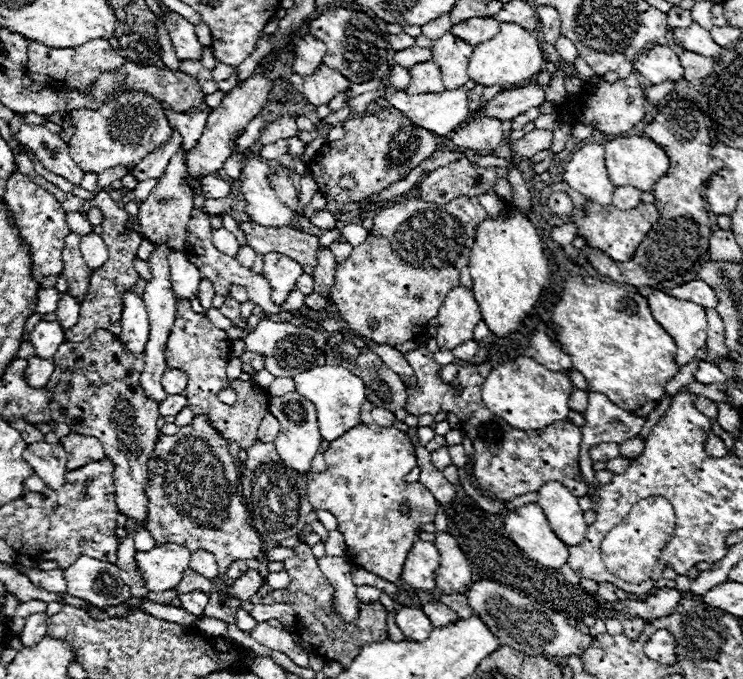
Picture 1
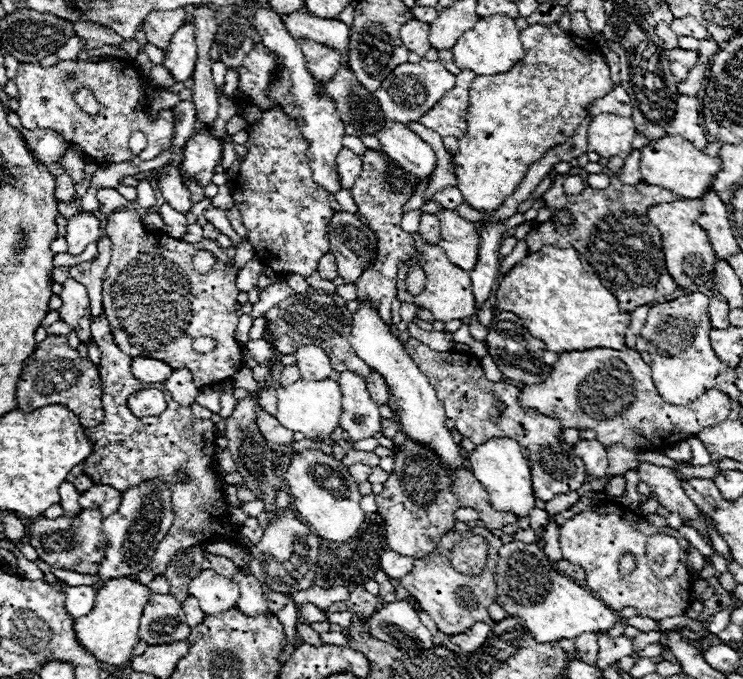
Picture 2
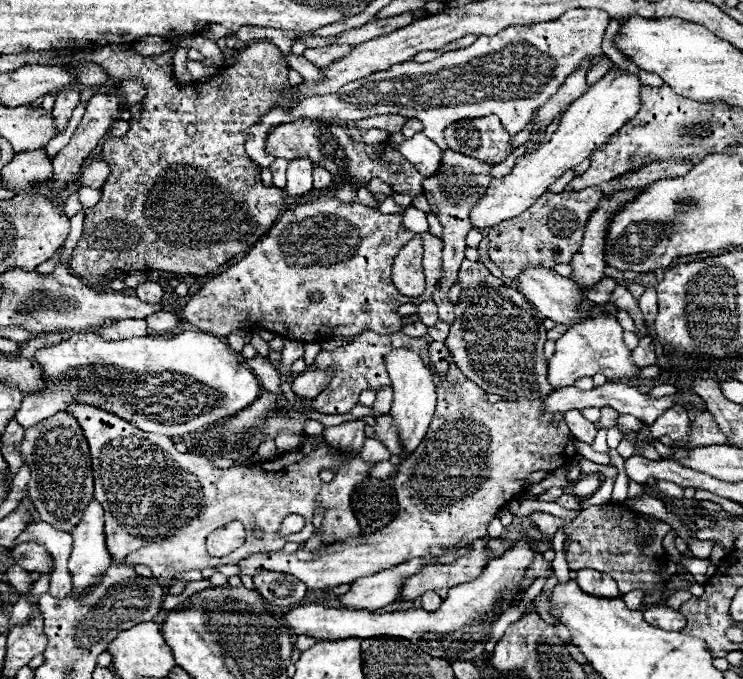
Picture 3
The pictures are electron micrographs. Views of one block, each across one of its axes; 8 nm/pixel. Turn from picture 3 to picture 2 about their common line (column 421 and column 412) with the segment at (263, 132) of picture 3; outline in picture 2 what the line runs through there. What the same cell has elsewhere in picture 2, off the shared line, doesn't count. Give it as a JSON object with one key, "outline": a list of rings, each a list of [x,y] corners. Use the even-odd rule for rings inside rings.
{"outline":[[[422,58],[416,64],[406,62],[402,66],[396,66],[392,74],[382,82],[382,86],[374,92],[374,96],[378,104],[382,104],[382,108],[388,108],[390,118],[400,118],[400,122],[406,124],[418,122],[420,116],[424,116],[430,108],[434,108],[434,104],[438,104],[438,100],[442,100],[442,96],[454,88],[454,84],[456,76],[450,74],[440,62],[430,62]]]}

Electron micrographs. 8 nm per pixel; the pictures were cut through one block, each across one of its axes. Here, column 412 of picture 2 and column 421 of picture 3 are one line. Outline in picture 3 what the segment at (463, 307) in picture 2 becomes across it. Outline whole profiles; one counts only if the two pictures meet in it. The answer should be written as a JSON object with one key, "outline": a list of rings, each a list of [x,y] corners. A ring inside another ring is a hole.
{"outline":[[[322,198],[306,204],[298,204],[294,210],[286,210],[270,228],[270,232],[232,268],[210,278],[202,290],[188,298],[182,314],[184,320],[202,332],[214,336],[228,336],[234,330],[248,328],[258,324],[286,340],[316,342],[330,340],[338,336],[354,336],[362,330],[372,330],[380,334],[396,334],[412,320],[398,314],[402,304],[422,304],[432,300],[432,288],[444,278],[440,264],[442,240],[432,234],[420,234],[424,240],[424,272],[426,272],[426,290],[418,298],[408,298],[396,290],[392,284],[392,260],[400,248],[410,242],[416,234],[400,226],[402,214],[382,214],[376,208],[364,204],[340,204],[334,198]],[[320,292],[320,302],[310,302],[308,294]]]}

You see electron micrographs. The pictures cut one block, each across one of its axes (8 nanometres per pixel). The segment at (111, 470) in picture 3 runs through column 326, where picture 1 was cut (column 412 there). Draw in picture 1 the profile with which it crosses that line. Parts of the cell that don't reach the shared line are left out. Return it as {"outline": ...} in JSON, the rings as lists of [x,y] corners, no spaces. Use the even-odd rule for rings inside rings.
{"outline":[[[360,424],[358,428],[352,428],[346,432],[346,436],[340,436],[338,440],[332,440],[330,448],[324,452],[326,458],[326,472],[324,474],[306,474],[308,484],[308,500],[314,510],[328,510],[338,520],[338,530],[344,534],[346,540],[346,556],[354,566],[364,568],[366,572],[372,572],[374,576],[398,582],[402,564],[414,544],[414,536],[418,534],[418,528],[424,524],[434,522],[438,502],[430,494],[426,486],[420,482],[404,482],[404,476],[416,466],[416,452],[410,442],[410,438],[394,428],[394,426],[376,426],[376,424]],[[408,502],[410,512],[402,514],[400,504]]]}

